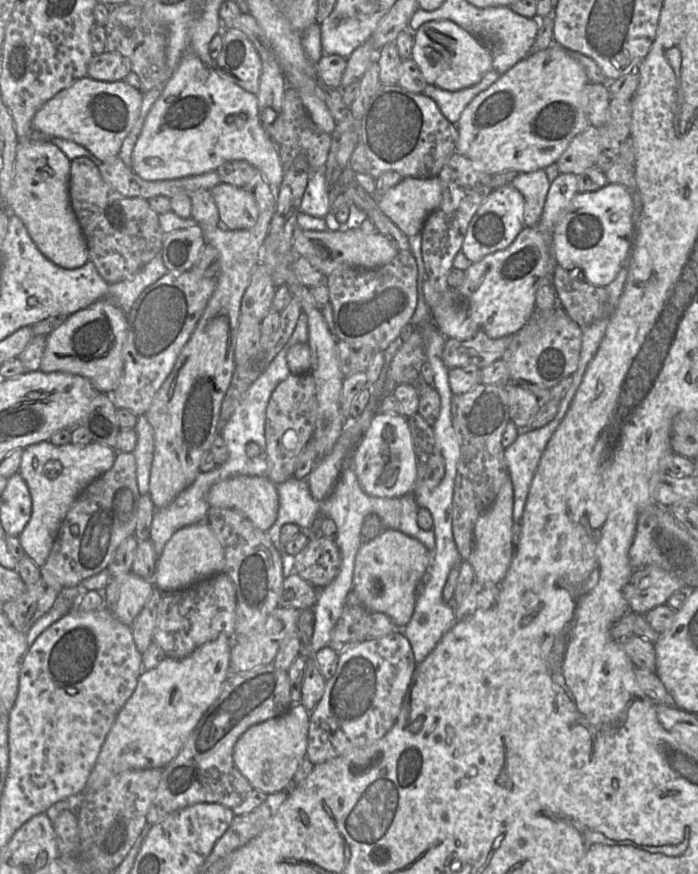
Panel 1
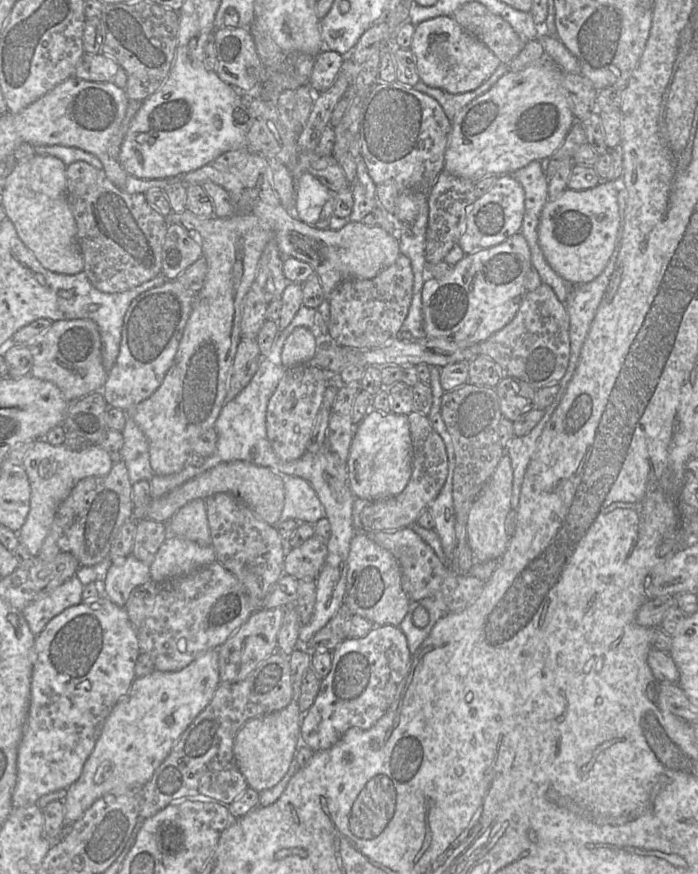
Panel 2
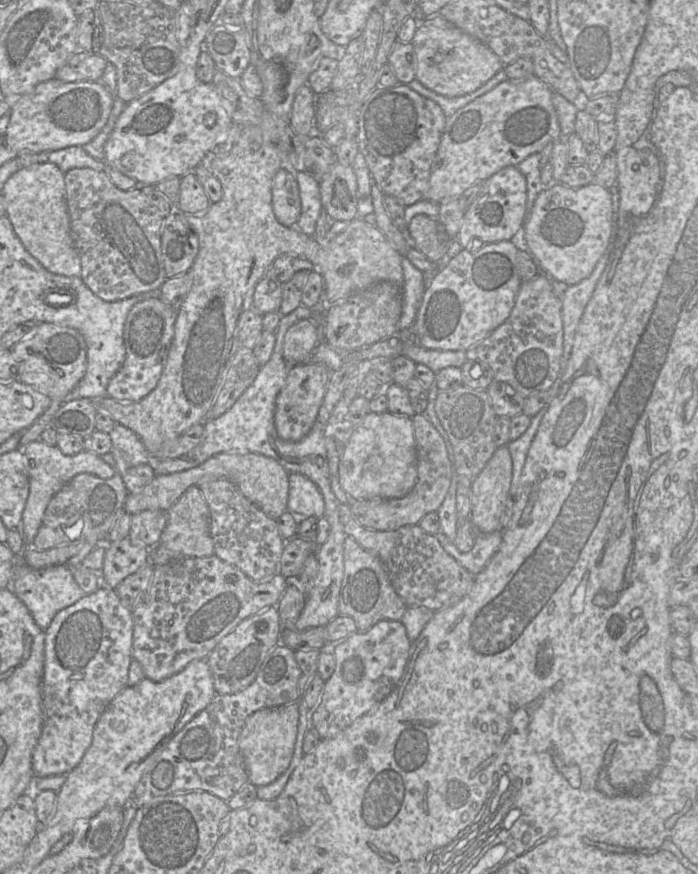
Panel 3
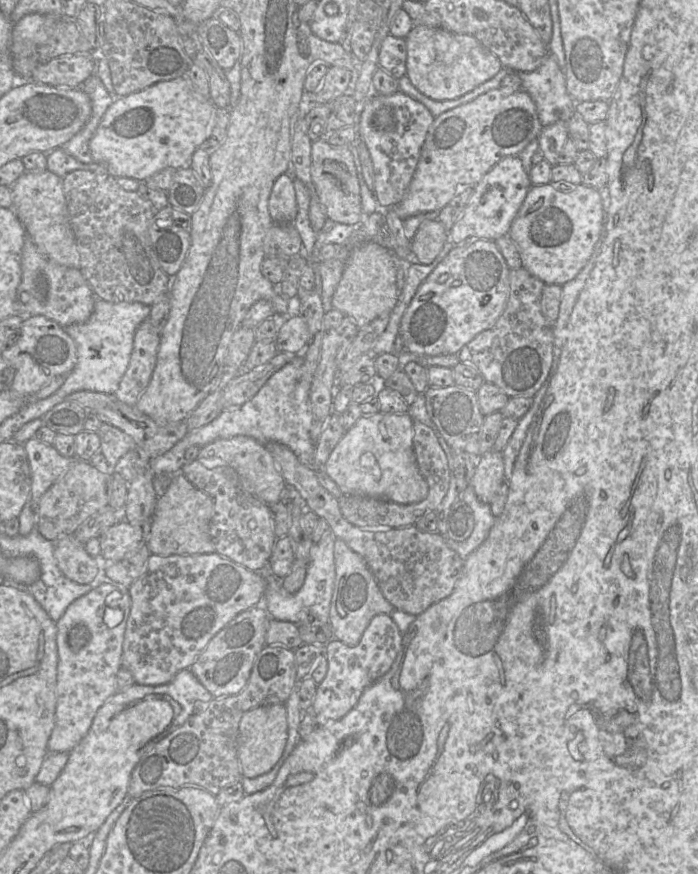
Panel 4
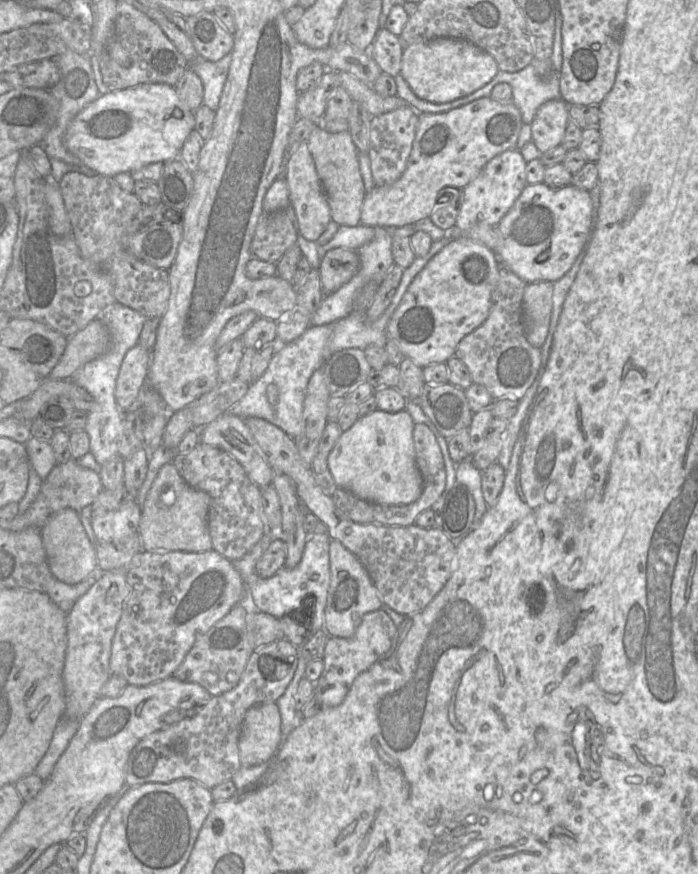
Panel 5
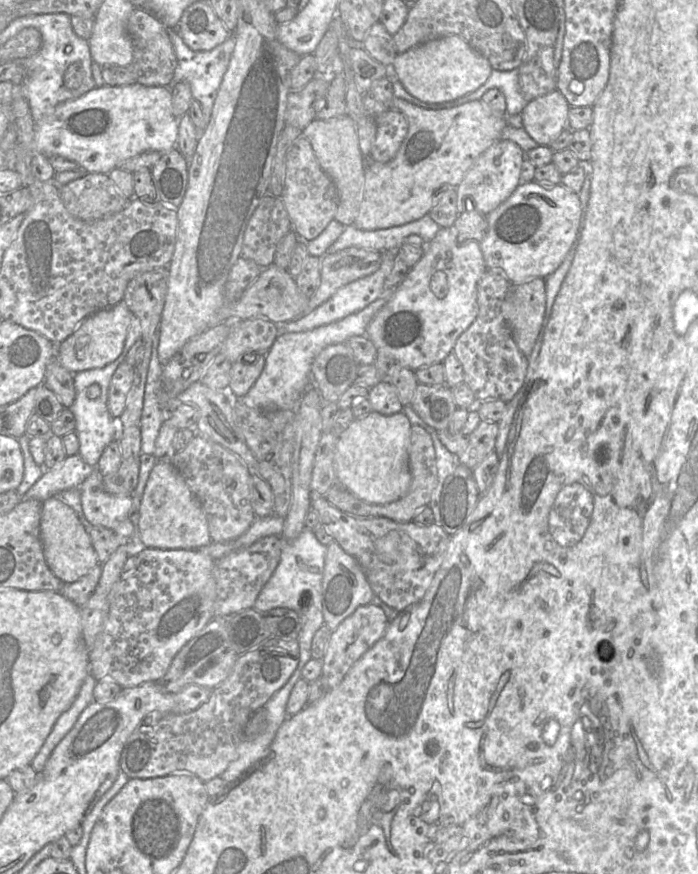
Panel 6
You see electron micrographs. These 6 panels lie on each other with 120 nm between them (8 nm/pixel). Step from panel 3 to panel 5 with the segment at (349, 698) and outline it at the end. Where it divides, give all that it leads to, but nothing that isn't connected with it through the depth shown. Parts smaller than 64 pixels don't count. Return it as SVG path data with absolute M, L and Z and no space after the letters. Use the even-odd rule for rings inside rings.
M382 609L366 613L355 634L350 638L329 637L324 650L324 669L315 683L315 695L321 701L322 708L338 707L345 700L354 680L362 672L369 669L377 660L391 648L393 639L397 633L397 627L385 611Z

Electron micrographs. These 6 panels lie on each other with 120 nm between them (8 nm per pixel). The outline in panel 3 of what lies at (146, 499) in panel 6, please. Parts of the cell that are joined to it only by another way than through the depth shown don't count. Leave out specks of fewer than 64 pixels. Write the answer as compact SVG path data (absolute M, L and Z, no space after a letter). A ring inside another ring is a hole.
M192 485L166 512L167 524L158 545L184 557L206 557L214 554L214 542L210 532L210 512L200 489Z

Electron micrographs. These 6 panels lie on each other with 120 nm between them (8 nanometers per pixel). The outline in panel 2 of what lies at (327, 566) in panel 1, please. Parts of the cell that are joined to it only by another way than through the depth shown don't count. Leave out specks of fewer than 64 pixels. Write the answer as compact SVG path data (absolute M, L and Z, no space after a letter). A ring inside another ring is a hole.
M313 536L284 556L284 574L298 580L316 581L327 556L327 541Z

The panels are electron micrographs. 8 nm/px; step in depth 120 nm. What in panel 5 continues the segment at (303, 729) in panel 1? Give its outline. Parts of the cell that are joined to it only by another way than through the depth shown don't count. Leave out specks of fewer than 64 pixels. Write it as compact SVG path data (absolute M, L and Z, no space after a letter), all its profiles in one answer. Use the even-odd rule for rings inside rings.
M276 702L251 707L245 714L239 739L241 766L270 761L279 750L281 714Z

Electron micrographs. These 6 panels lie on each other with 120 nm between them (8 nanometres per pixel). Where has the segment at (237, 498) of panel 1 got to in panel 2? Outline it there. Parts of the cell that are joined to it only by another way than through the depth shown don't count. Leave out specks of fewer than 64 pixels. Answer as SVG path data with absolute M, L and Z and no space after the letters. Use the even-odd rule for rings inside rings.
M231 461L219 463L162 497L152 499L146 511L146 518L167 523L185 504L195 499L206 499L217 493L230 493L238 496L260 519L269 525L278 523L284 507L284 483L279 473L250 462Z

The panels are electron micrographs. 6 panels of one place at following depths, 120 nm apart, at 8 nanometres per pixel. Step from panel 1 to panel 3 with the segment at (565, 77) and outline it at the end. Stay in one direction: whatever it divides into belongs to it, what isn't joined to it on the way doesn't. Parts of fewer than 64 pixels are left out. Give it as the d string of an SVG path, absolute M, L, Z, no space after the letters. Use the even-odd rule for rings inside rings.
M538 77L507 79L447 117L423 199L437 204L459 198L477 182L484 182L506 166L517 166L533 153L561 138L561 128L552 103L553 89Z

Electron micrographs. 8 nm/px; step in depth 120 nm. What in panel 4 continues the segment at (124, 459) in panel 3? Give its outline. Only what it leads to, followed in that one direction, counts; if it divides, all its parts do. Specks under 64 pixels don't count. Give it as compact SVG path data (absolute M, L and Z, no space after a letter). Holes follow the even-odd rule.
M102 422L97 434L100 438L100 452L113 468L124 454L137 446L130 435L108 423Z

